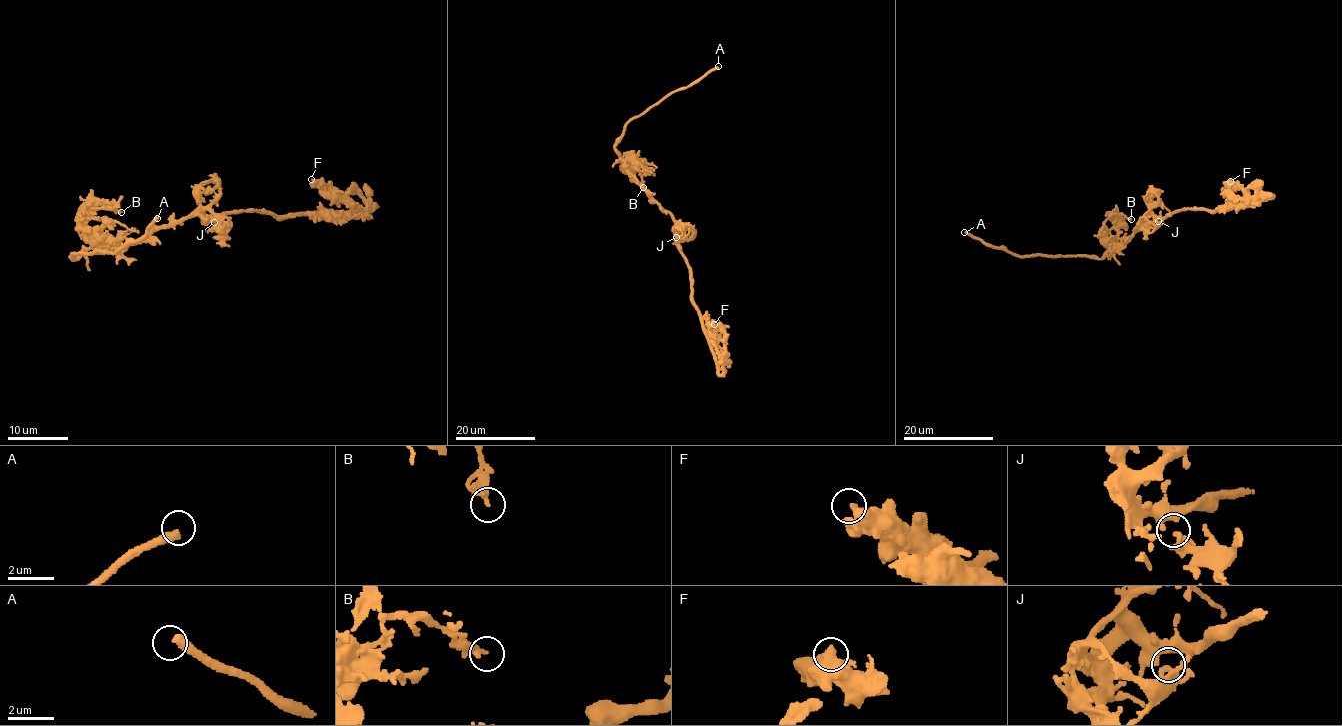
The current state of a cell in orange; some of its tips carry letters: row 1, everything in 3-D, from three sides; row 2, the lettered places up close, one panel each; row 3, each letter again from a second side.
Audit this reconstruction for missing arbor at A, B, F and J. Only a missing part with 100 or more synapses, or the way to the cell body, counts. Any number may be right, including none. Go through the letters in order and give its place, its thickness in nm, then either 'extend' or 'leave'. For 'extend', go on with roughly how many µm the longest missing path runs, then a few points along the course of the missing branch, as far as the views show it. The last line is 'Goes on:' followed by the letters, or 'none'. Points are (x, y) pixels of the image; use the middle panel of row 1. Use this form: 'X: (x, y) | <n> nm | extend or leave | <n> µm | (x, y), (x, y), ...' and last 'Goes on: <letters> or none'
A: (718, 66) | 360 nm | extend | 30 µm | (718, 66), (726, 63), (754, 37), (775, 29)
B: (643, 187) | 170 nm | leave
F: (714, 324) | 300 nm | leave
J: (676, 237) | 200 nm | leave
Goes on: A

